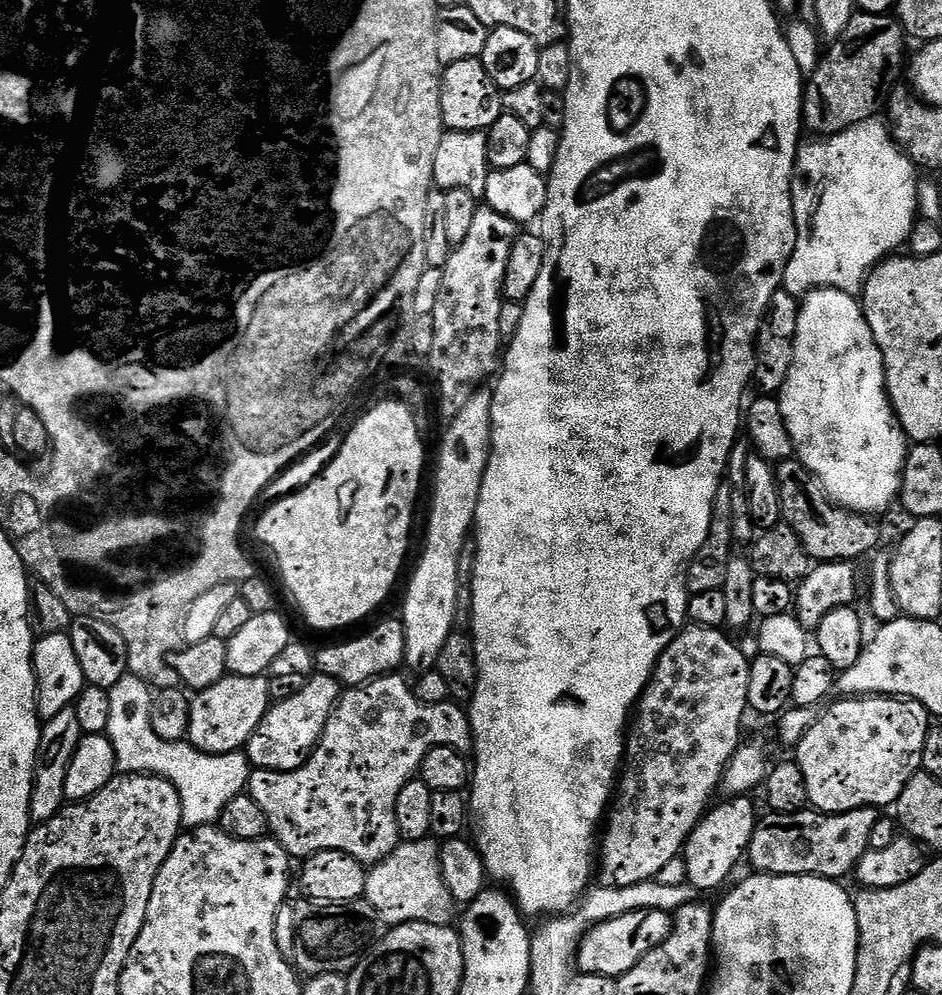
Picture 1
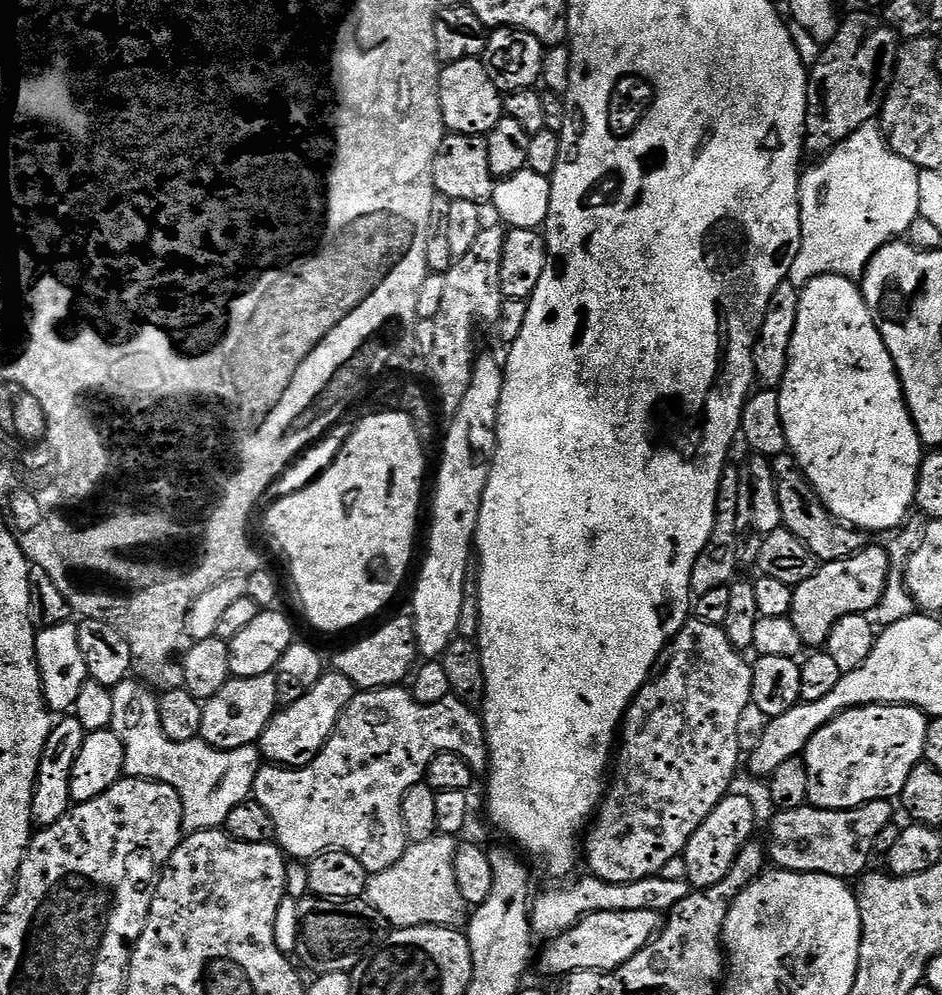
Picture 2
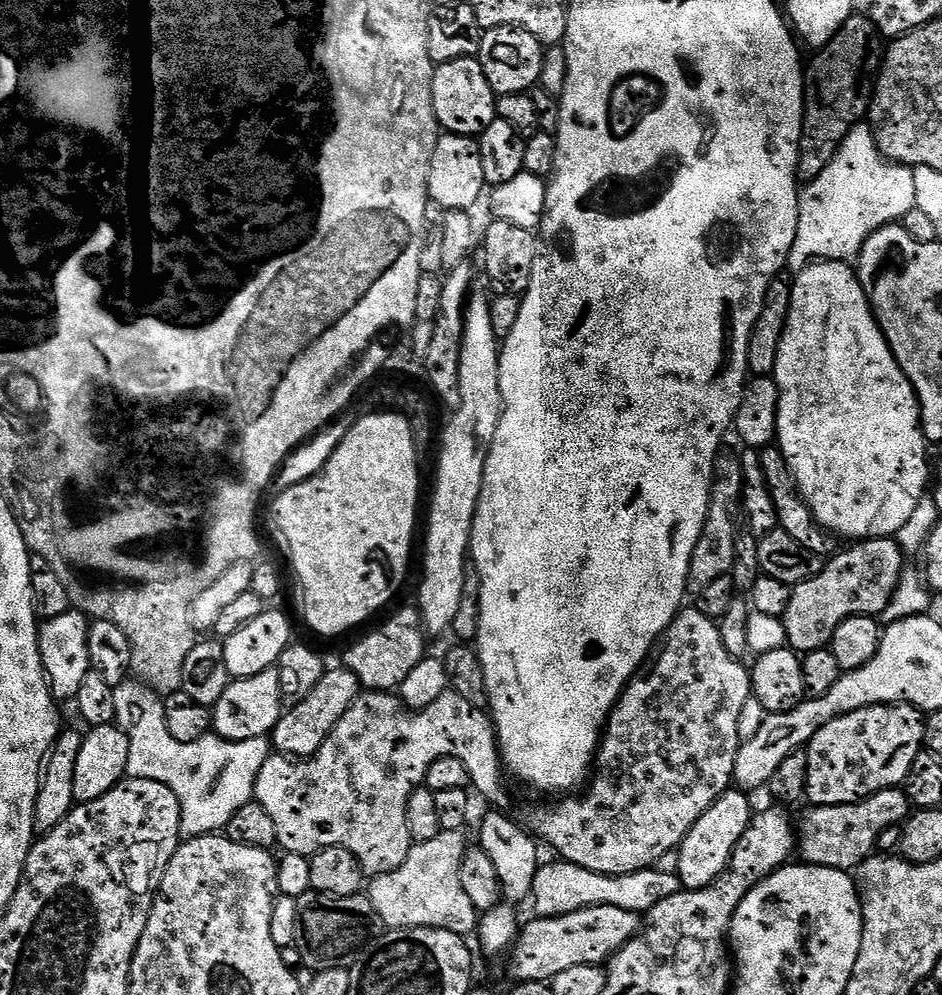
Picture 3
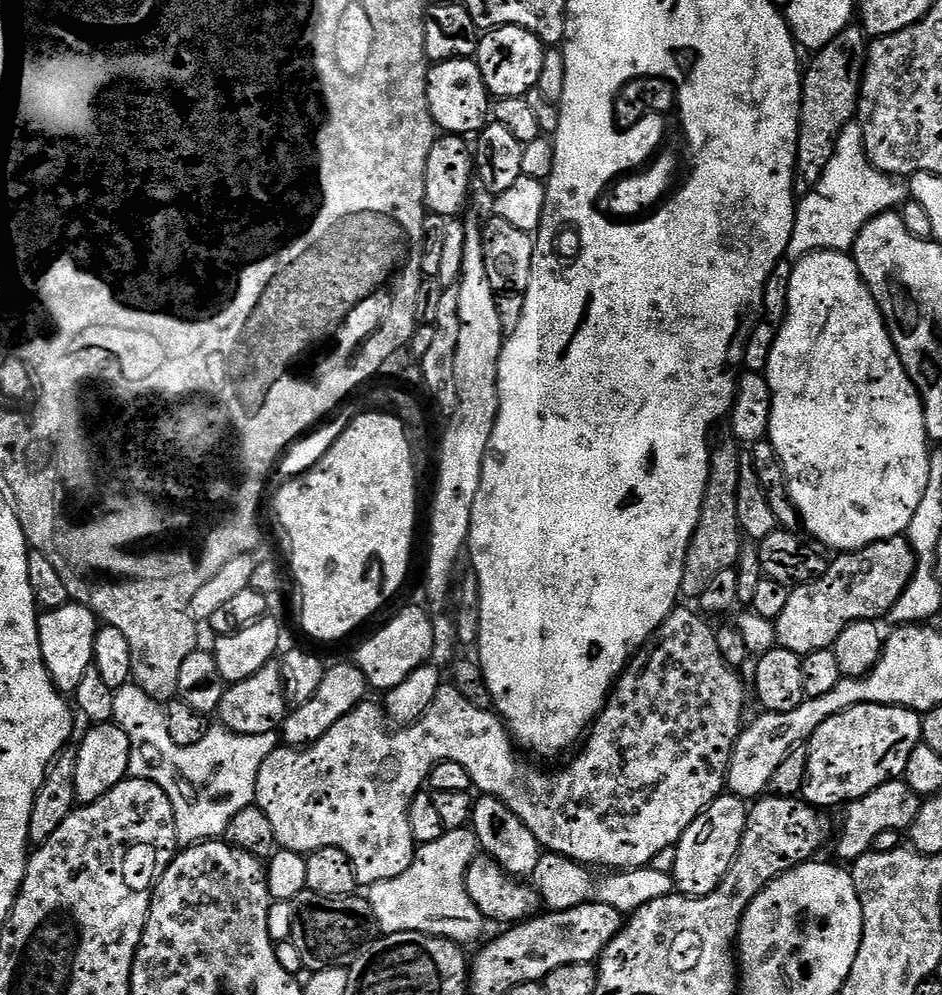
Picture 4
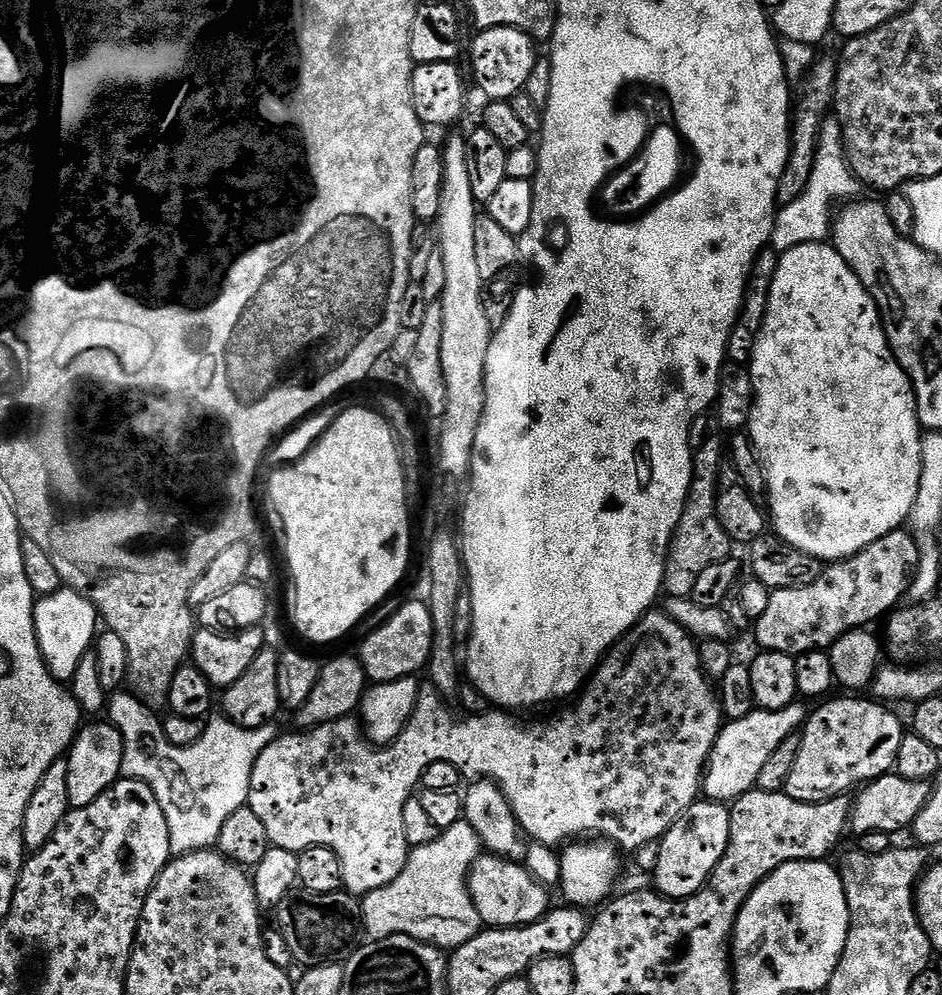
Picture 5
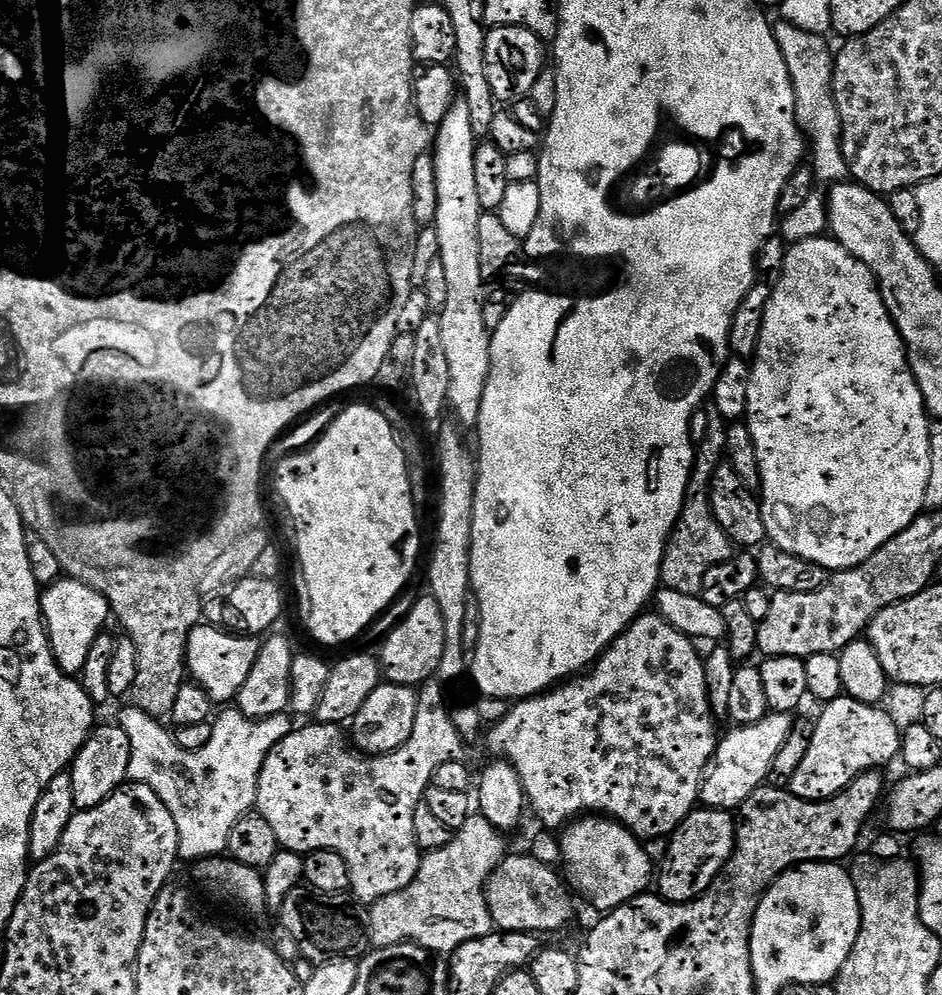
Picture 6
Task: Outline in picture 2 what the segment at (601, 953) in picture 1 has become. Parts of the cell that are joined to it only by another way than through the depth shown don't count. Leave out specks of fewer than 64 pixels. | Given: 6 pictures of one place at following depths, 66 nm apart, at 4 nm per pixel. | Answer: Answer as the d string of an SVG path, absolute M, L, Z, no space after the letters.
M644 909L618 910L617 912L594 912L582 916L572 928L551 937L540 956L540 964L555 978L563 978L569 972L594 970L615 973L616 969L630 962L638 950L651 944L662 927L659 912Z

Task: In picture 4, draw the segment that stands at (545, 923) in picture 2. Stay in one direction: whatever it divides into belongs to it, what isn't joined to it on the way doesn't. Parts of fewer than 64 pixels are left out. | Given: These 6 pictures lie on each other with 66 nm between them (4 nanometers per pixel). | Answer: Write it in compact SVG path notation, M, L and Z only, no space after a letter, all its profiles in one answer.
M543 853L532 875L532 884L543 905L551 911L577 908L579 905L597 900L614 906L622 914L631 914L641 906L671 895L675 891L675 880L671 874L658 872L650 867L620 870L605 876L597 888L587 867L556 853Z

